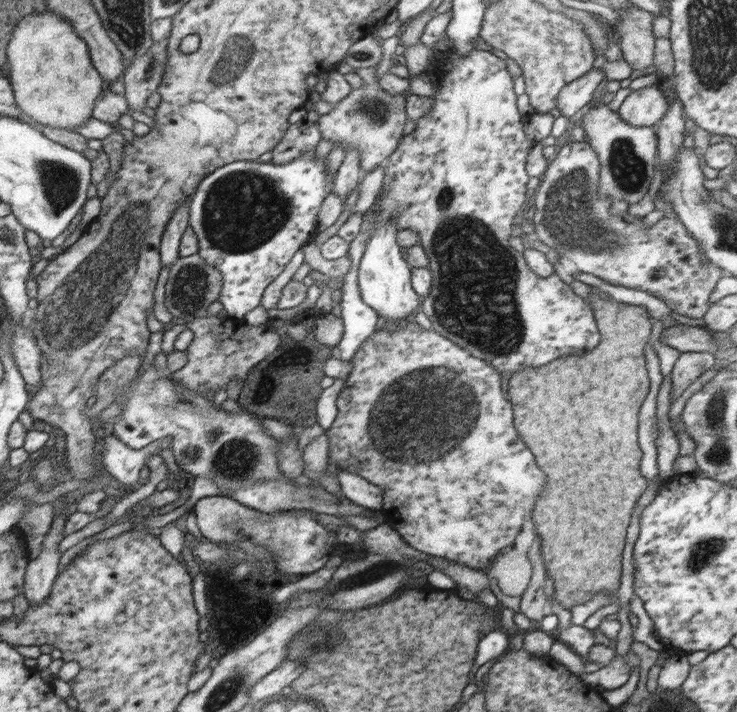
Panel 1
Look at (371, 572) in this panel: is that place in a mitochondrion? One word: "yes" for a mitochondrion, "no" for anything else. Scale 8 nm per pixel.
yes

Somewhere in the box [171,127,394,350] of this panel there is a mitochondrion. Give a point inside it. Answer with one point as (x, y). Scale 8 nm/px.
(243, 210)

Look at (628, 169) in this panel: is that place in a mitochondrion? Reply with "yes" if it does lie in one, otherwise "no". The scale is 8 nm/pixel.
yes

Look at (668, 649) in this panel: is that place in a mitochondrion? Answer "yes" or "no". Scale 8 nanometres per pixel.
no

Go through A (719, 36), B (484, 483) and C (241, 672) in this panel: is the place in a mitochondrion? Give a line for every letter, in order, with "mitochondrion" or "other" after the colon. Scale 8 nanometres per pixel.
A: mitochondrion
B: other
C: mitochondrion

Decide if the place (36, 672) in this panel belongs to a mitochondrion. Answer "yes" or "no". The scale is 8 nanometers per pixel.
no

